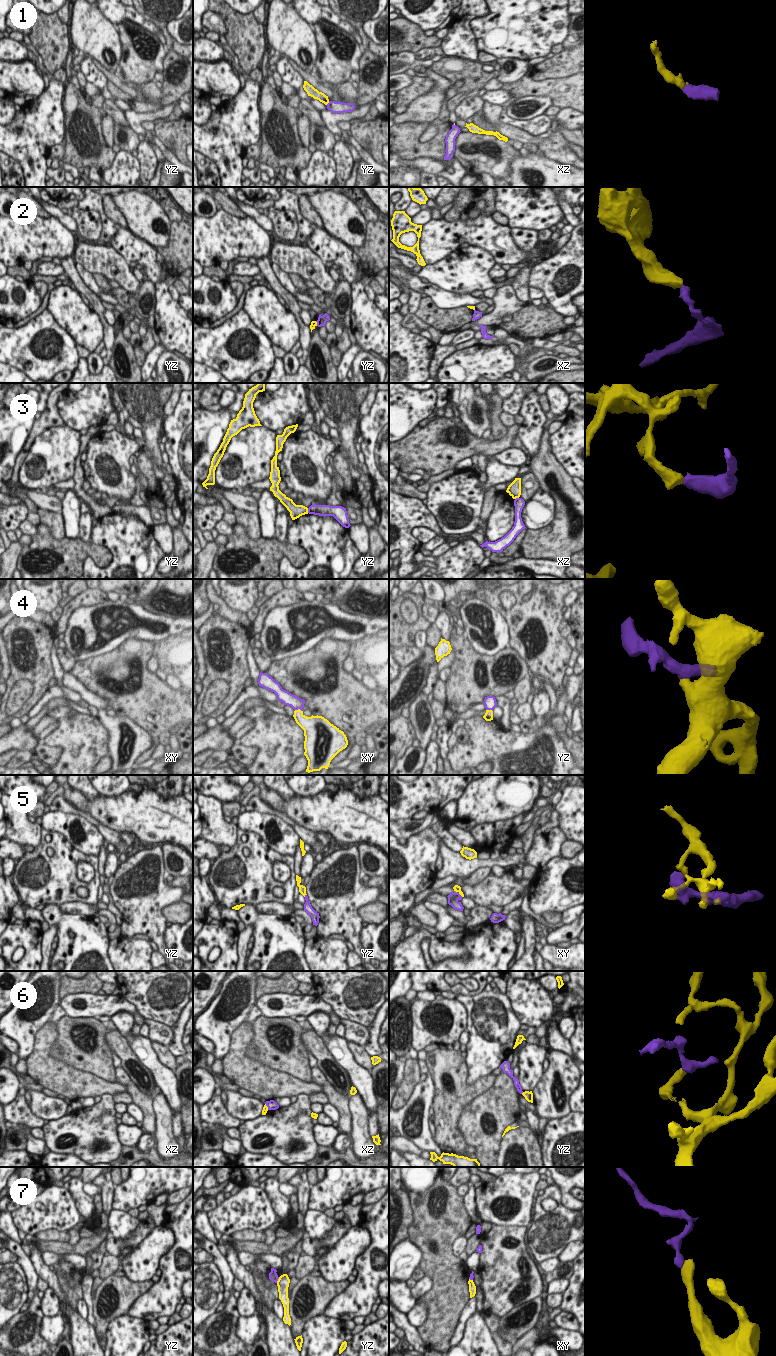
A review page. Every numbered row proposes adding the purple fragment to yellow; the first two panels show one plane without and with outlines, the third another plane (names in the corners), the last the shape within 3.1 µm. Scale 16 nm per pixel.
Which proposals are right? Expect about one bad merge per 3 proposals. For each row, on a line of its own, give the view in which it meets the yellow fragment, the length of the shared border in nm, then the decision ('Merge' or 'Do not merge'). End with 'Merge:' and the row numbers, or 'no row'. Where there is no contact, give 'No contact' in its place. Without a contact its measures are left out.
1: Touches yellow in yz. Shared border 100 nm. Do not merge
2: Touches yellow in yz. Shared border 90 nm. Do not merge
3: Touches yellow in yz. Shared border 80 nm. Do not merge
4: Touches yellow in xy. Shared border 140 nm. Merge
5: Touches yellow in xy. Shared border 100 nm. Merge
6: Touches yellow in xz. Shared border 120 nm. Do not merge
7: Touches yellow in yz. Shared border 110 nm. Do not merge
Merge: 4, 5

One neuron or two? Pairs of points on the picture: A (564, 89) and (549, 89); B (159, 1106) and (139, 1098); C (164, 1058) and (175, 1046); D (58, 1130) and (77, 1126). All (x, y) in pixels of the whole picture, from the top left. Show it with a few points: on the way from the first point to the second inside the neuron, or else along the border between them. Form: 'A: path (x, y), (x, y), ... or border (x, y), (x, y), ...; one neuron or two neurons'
A: path (560, 89), (553, 89); one neuron
B: border (153, 1096), (155, 1126); two neurons
C: border (166, 1046), (174, 1057); two neurons
D: path (63, 1130), (72, 1130); one neuron

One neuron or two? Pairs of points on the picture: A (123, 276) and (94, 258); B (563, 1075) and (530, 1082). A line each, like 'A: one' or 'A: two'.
A: one
B: two

